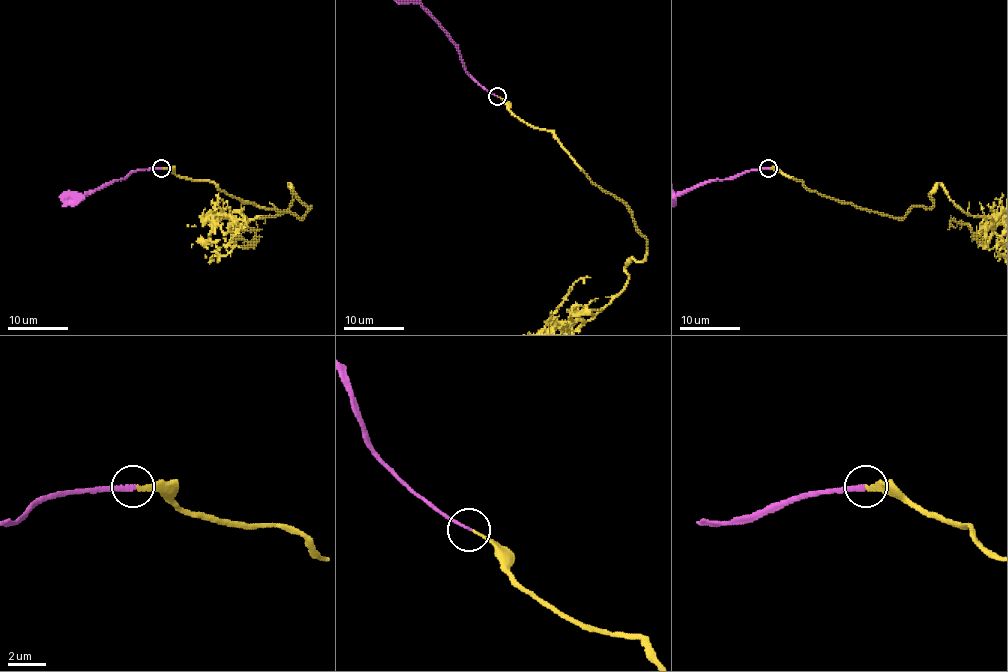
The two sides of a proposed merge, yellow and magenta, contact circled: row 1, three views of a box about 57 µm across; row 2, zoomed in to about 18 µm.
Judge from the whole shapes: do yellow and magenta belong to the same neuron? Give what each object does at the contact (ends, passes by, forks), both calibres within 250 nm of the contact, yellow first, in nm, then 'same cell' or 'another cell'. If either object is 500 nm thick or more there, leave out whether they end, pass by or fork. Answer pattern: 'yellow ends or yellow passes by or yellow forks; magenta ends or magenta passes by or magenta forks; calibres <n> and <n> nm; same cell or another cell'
yellow ends; magenta ends; calibres 160 and 190 nm; same cell

